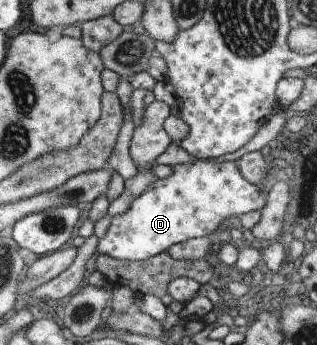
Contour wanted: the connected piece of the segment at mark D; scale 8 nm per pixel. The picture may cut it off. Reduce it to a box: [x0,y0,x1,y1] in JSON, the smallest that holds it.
[96,159,266,262]

